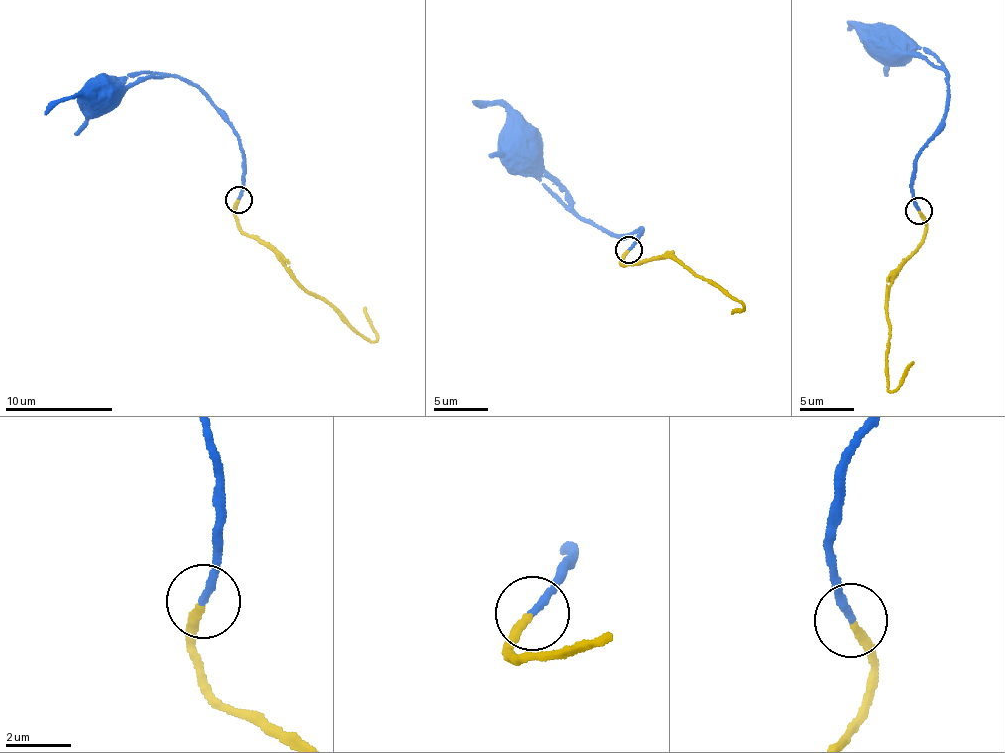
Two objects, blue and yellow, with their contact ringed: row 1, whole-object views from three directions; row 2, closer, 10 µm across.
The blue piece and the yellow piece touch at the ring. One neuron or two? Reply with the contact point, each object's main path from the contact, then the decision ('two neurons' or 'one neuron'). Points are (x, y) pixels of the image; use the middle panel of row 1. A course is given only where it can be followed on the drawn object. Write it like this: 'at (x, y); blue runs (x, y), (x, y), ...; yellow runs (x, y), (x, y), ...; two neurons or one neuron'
at (629, 250); blue runs (629, 249), (642, 225), (616, 235), (588, 224), (544, 168), (542, 155), (525, 145); yellow runs (629, 250), (622, 267), (669, 257), (739, 300), (744, 307), (732, 312); one neuron

